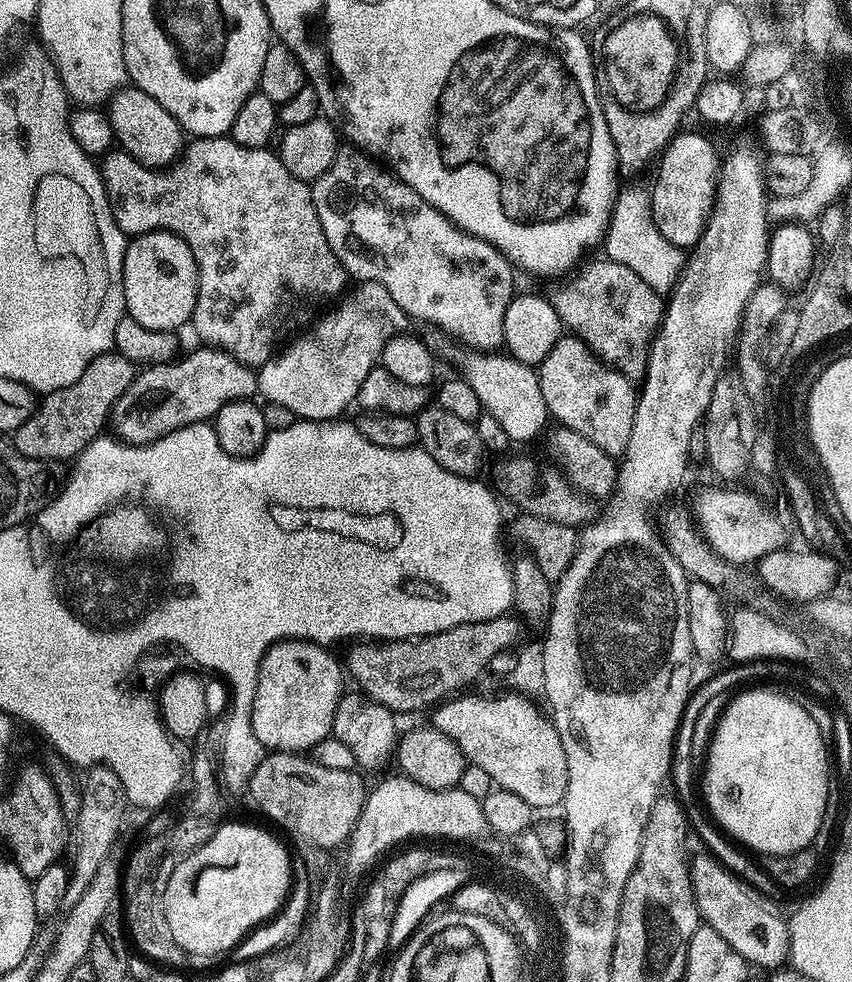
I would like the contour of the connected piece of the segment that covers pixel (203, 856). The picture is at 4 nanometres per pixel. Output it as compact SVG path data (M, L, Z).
M221 823L217 827L213 837L210 838L200 849L194 850L193 853L179 861L178 865L170 874L168 885L165 890L164 913L166 914L166 922L170 926L170 934L174 934L174 942L178 942L178 946L182 946L189 957L192 956L216 956L220 952L220 948L231 950L252 931L253 928L269 921L282 907L282 901L286 896L286 886L292 883L292 865L286 859L284 861L284 848L271 836L268 832L263 832L260 828L255 828L252 824L226 824Z

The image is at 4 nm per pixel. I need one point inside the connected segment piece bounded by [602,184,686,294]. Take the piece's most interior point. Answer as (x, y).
(633, 239)

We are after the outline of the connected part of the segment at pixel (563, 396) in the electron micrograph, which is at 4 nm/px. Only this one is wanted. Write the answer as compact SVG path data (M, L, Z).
M571 334L561 335L554 350L539 364L538 375L549 417L557 425L582 434L608 456L623 457L626 446L630 446L630 430L634 430L638 392L633 381L609 368Z

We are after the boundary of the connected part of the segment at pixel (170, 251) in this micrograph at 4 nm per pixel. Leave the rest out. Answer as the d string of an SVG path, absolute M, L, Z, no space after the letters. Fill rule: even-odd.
M144 232L131 237L124 250L124 306L146 330L176 332L192 318L200 275L190 246L172 232Z

